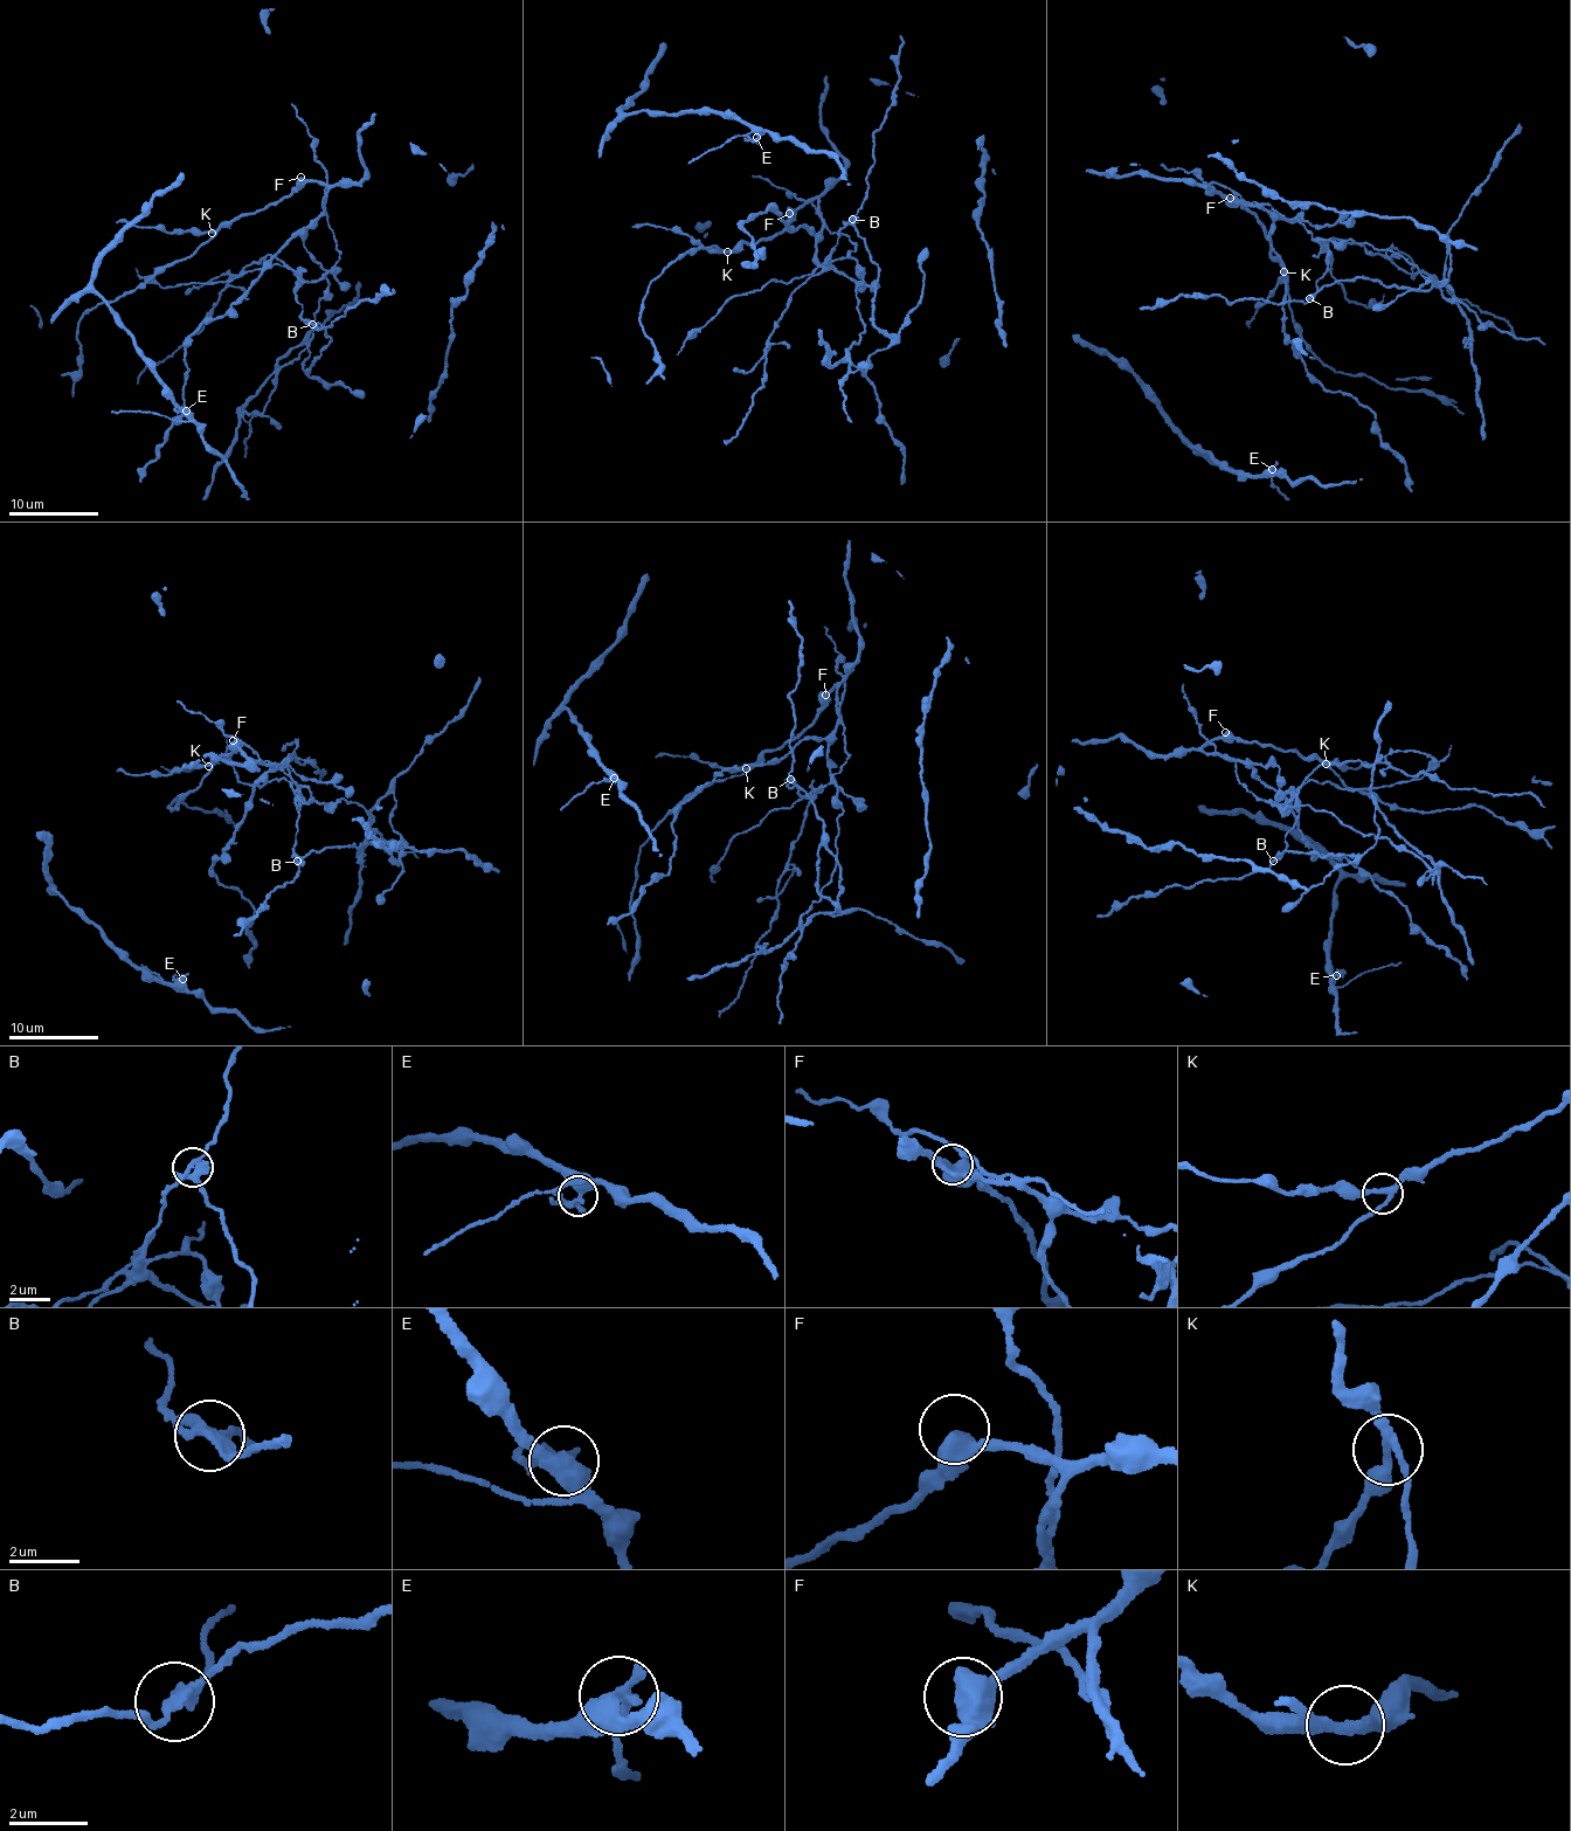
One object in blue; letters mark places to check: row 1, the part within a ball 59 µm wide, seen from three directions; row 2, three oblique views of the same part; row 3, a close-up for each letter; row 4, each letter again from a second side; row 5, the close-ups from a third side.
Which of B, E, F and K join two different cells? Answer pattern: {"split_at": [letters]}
{"split_at": ["B"]}

